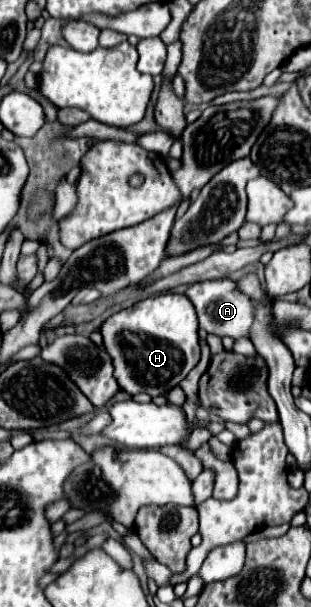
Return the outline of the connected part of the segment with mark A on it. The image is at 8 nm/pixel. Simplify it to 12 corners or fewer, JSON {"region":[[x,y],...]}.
{"region":[[234,280],[196,282],[186,296],[200,328],[250,338],[254,302]]}

